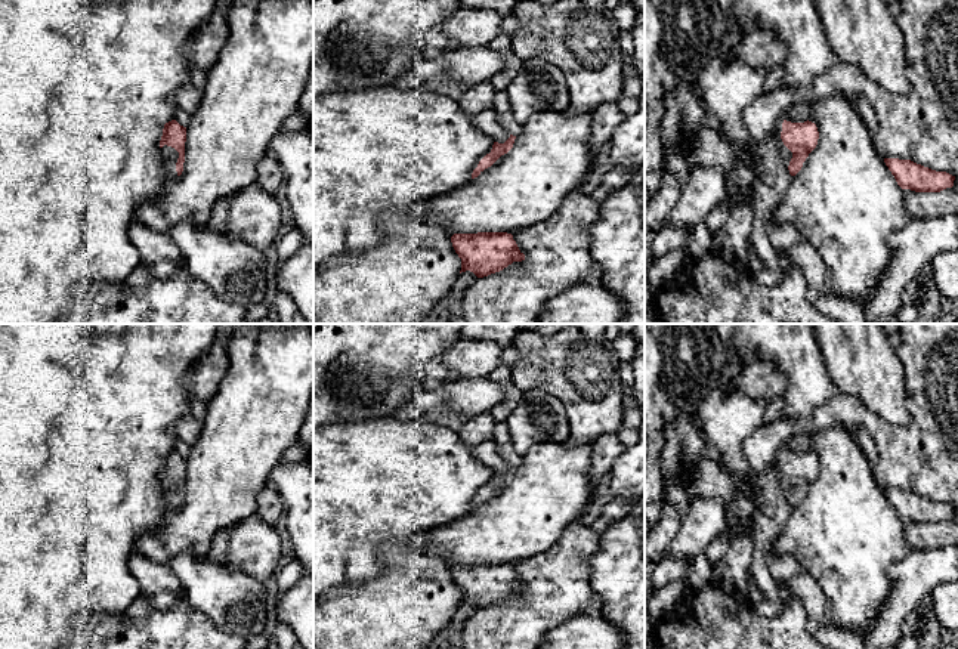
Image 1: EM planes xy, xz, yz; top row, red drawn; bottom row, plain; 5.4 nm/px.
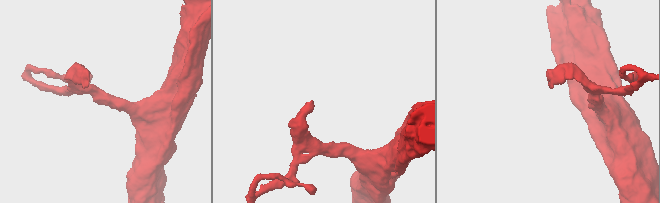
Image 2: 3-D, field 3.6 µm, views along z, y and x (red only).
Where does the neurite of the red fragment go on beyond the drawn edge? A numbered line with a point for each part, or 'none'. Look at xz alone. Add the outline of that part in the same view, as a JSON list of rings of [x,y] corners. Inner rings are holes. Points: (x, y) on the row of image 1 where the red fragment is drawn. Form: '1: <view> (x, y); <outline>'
1: xz (487, 121); [[[485,109],[472,115],[470,121],[494,142],[504,143],[510,137],[510,132],[500,124],[492,109]]]

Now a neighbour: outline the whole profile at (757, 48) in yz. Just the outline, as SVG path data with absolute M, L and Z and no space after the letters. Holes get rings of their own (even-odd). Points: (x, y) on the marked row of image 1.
M748 28L729 59L739 59L750 67L772 69L787 59L787 44L773 33L761 28Z

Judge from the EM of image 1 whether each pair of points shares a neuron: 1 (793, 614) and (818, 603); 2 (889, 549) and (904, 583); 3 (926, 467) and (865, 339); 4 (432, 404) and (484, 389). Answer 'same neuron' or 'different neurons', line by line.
1: different neurons
2: different neurons
3: different neurons
4: same neuron

